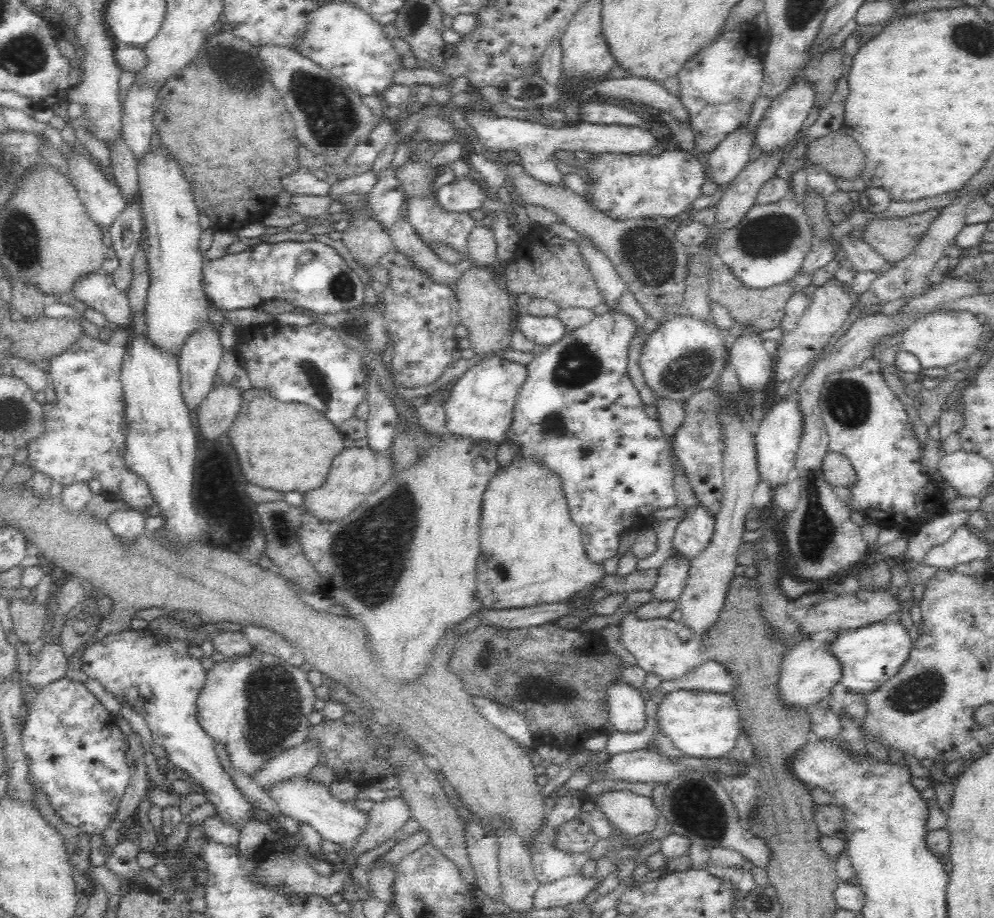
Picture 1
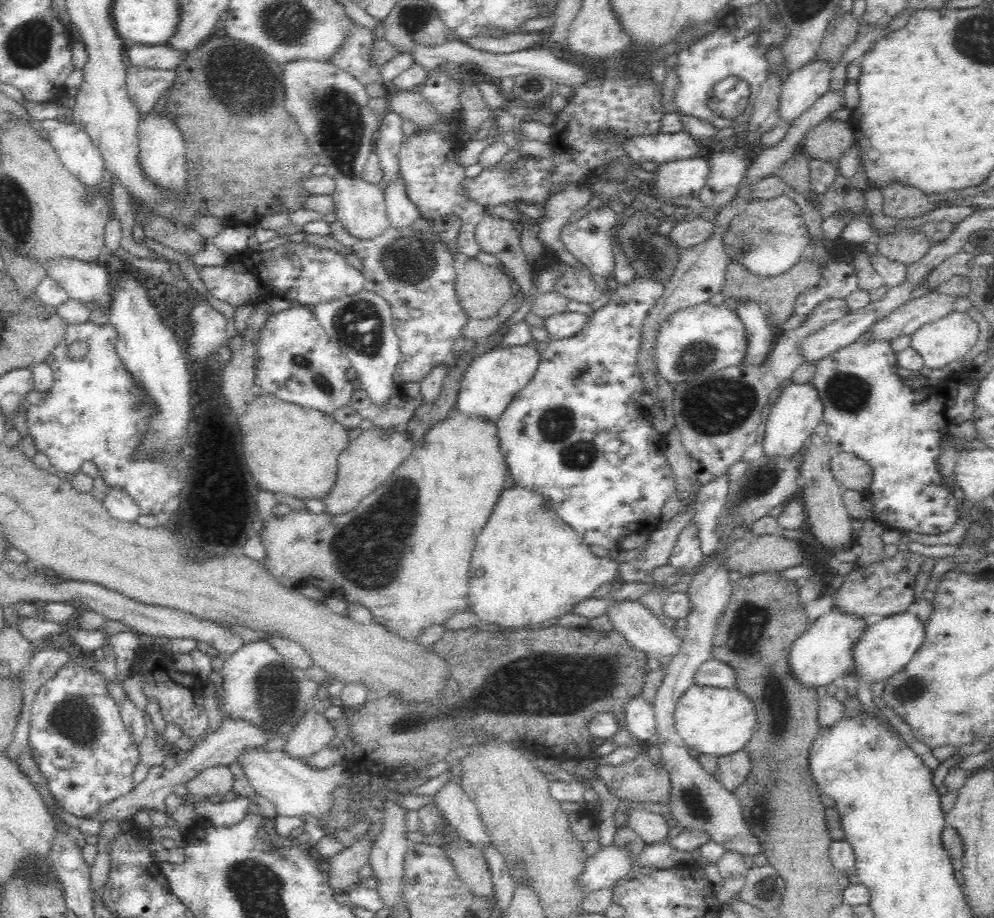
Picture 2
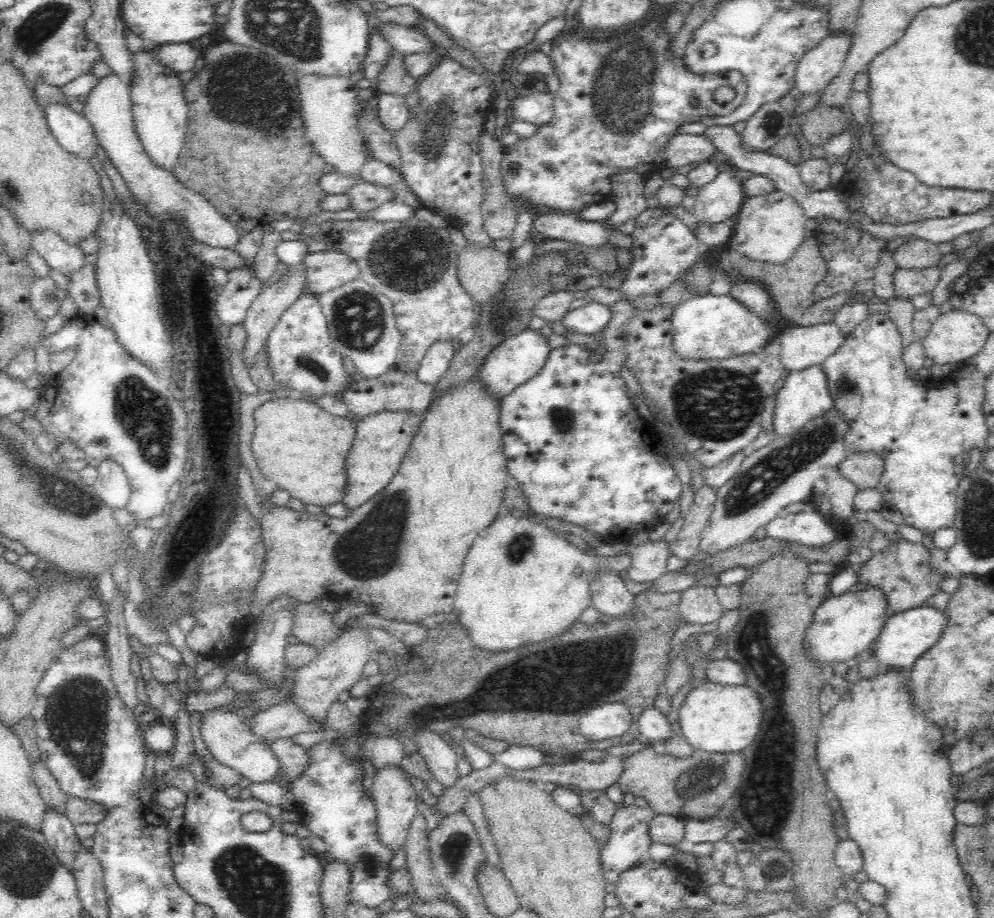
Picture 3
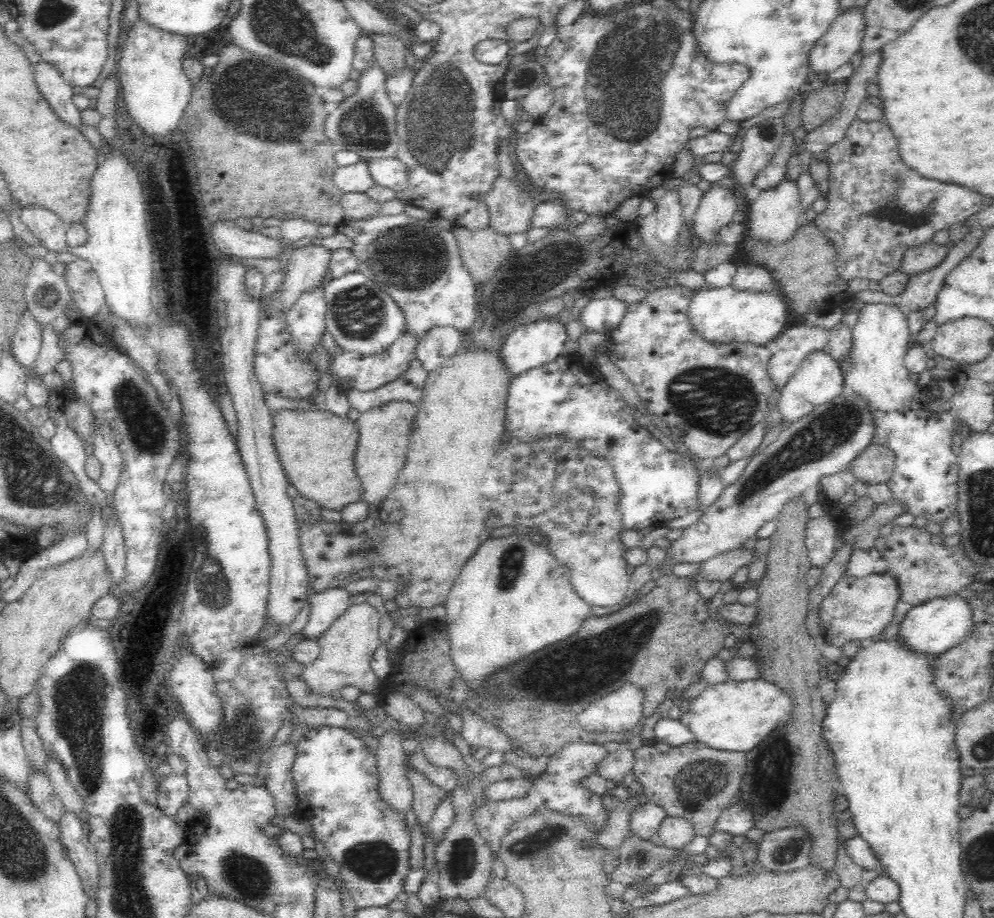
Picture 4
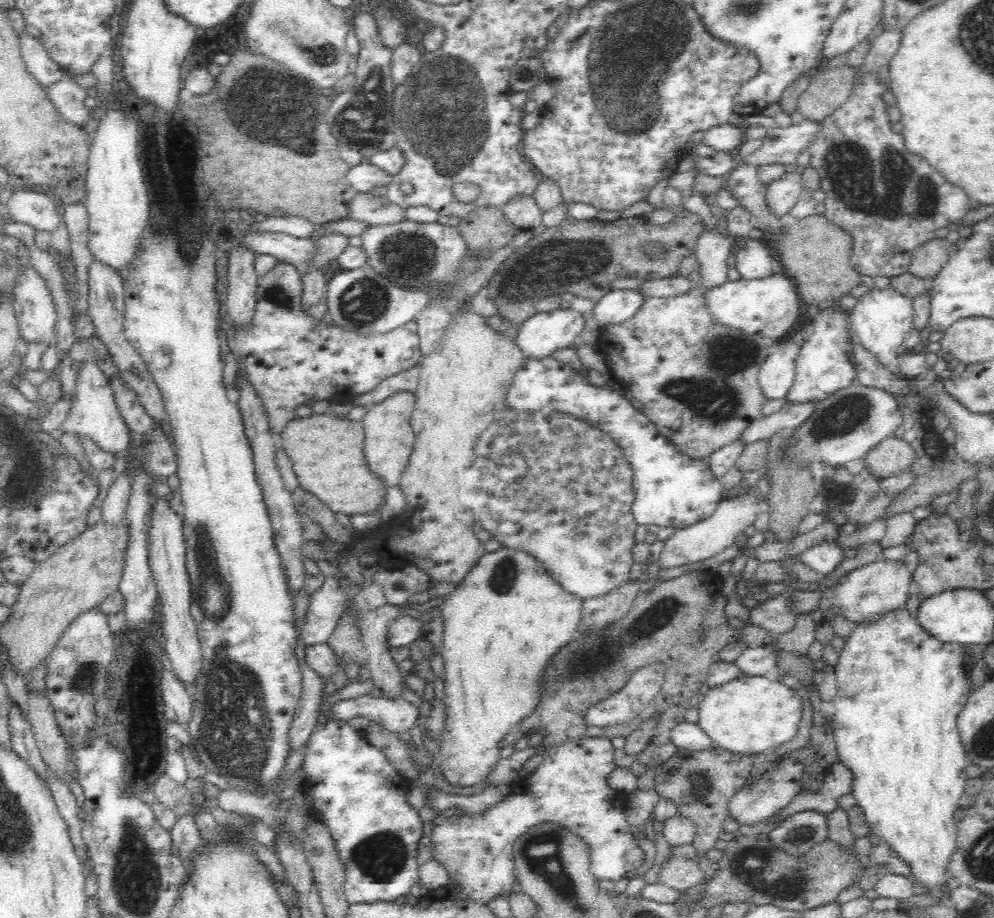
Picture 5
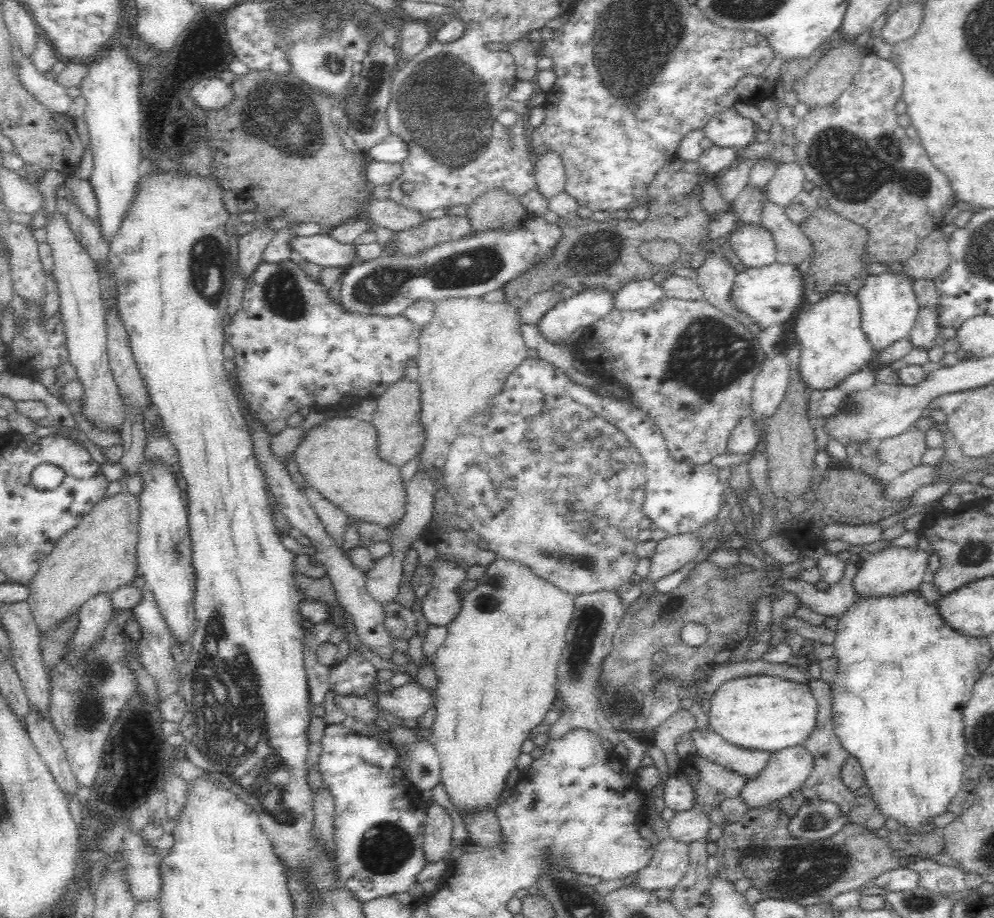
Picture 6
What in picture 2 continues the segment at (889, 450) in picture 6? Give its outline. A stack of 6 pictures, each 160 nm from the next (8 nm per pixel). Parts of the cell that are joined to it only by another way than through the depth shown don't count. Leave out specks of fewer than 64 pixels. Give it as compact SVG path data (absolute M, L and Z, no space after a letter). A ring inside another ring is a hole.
M833 453L830 467L842 489L867 492L873 486L874 470L871 464L852 453Z

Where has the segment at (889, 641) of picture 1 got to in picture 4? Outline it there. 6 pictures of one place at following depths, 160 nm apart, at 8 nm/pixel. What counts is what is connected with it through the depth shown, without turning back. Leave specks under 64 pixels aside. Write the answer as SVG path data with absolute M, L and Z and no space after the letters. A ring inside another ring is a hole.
M940 596L913 605L904 616L899 630L898 637L906 639L912 649L924 653L944 653L964 640L968 640L974 634L974 613L968 603L968 599L956 596Z

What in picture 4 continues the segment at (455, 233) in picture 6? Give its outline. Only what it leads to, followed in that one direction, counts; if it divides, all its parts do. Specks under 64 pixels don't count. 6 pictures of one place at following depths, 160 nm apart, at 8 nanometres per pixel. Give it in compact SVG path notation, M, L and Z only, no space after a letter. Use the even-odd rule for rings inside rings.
M406 213L391 215L378 215L364 219L344 219L340 224L340 233L345 234L350 240L352 240L353 246L350 248L354 252L354 255L358 259L358 270L365 274L366 277L372 279L380 289L386 291L396 303L400 305L400 309L404 309L406 313L406 330L412 331L412 333L420 336L424 331L427 331L433 326L453 326L465 333L465 331L474 324L474 321L479 319L478 317L478 294L479 286L474 282L470 271L466 269L464 261L462 261L461 249L457 244L456 236L451 230L444 230L444 228L438 227L435 220L414 219Z

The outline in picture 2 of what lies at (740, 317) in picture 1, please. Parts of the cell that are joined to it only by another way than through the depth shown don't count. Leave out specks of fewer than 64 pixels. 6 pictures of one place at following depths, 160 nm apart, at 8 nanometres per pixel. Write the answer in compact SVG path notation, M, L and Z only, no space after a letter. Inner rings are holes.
M801 258L794 266L786 269L784 272L772 276L762 276L752 273L744 265L730 260L727 264L725 281L721 286L720 292L730 298L750 298L762 302L767 310L768 318L772 325L780 326L794 314L794 304L797 298L808 287L818 284L821 272L820 266L814 260L805 260Z

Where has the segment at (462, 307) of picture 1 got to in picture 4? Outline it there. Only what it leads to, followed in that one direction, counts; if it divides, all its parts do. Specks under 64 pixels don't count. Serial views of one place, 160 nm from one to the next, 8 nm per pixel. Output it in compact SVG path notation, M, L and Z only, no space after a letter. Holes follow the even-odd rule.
M452 226L450 230L456 236L462 261L478 286L511 254L509 235L498 233L490 226Z

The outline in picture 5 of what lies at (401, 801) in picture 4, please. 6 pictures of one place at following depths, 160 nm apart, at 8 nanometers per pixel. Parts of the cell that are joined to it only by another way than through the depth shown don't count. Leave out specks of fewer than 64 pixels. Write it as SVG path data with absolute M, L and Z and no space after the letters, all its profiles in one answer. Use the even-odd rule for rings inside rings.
M362 695L346 700L337 700L334 704L334 720L349 720L365 717L382 724L385 730L400 736L410 731L420 718L420 707L403 697L388 698Z

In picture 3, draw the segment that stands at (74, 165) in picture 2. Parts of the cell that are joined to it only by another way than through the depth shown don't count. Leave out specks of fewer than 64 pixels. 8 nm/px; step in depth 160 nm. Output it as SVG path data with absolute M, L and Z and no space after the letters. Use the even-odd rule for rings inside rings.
M50 102L50 104L45 107L48 127L50 127L50 131L52 131L56 139L60 141L60 145L62 145L64 149L80 153L82 157L86 157L89 160L89 158L96 153L96 148L98 147L97 138L85 114L74 112L68 103L69 102Z

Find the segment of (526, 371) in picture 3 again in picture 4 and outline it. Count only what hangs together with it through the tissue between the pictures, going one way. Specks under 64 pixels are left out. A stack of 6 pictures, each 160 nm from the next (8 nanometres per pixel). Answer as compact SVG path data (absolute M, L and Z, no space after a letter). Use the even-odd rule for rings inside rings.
M540 315L537 320L518 325L509 333L505 338L503 346L500 348L500 353L502 353L508 369L515 375L524 372L527 368L534 368L538 365L556 360L560 356L562 346L566 344L566 340L568 340L566 323L559 321L555 317L544 317Z

